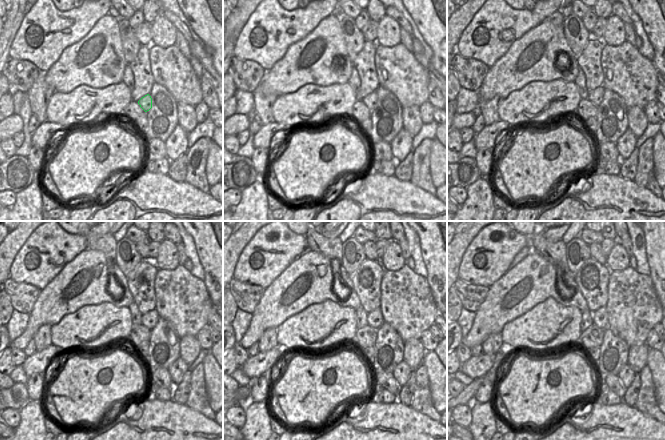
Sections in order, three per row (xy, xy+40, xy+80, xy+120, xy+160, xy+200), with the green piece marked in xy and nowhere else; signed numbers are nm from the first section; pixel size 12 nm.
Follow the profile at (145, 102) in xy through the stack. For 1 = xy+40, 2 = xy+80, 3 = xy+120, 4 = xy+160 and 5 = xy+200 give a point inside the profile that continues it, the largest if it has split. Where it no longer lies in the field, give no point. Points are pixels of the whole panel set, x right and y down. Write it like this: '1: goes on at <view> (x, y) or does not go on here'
1: goes on at xy+40 (370, 100)
2: goes on at xy+80 (595, 96)
3: goes on at xy+120 (149, 320)
4: goes on at xy+160 (375, 319)
5: goes on at xy+200 (599, 317)

